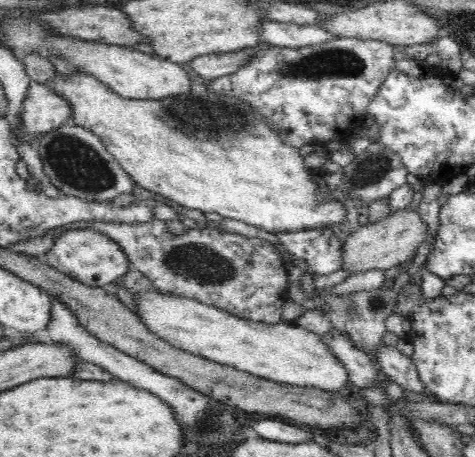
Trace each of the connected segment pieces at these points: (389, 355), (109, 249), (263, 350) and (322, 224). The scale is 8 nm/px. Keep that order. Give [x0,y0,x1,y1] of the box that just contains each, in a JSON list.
[[375,344,437,400],[43,230,131,287],[134,291,348,391],[49,69,347,233]]

